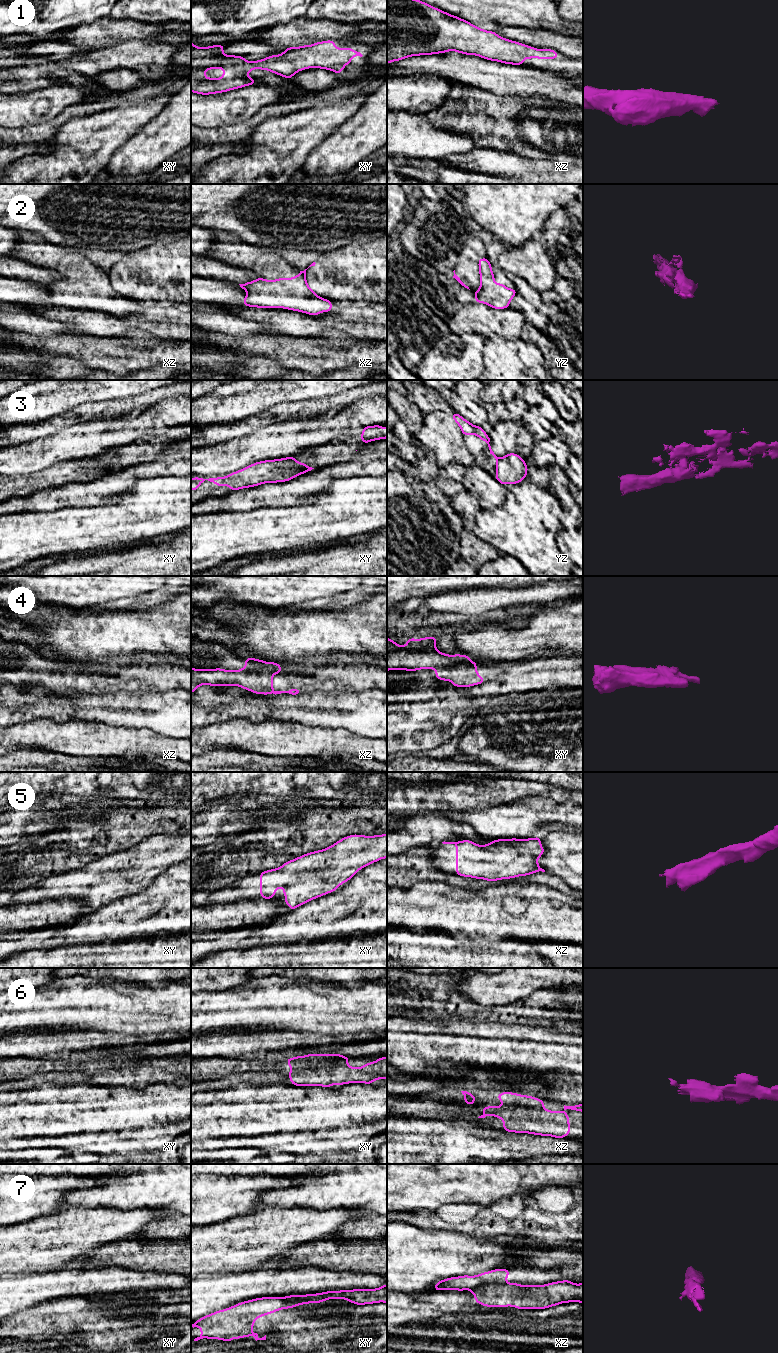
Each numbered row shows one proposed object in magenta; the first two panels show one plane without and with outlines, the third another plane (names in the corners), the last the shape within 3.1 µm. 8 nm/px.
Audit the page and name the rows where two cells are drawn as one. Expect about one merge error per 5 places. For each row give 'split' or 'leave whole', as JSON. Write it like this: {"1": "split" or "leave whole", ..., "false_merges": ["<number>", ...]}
{"1": "leave whole", "2": "split", "3": "split", "4": "leave whole", "5": "leave whole", "6": "leave whole", "7": "split", "false_merges": ["2", "3", "7"]}

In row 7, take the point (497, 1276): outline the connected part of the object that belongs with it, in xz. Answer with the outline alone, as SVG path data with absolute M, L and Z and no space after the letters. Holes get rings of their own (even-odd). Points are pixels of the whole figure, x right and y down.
M494 1269L478 1275L463 1275L458 1277L450 1277L438 1281L434 1285L435 1291L441 1290L472 1290L476 1287L488 1284L505 1284L508 1283L506 1278L509 1277L509 1269Z

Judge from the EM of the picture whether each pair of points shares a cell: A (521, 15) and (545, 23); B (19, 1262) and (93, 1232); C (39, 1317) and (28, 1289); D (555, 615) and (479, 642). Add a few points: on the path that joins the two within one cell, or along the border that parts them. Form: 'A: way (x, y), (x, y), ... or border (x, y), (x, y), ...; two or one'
A: way (527, 15), (537, 15), (539, 17); one
B: way (37, 1247), (57, 1241), (75, 1232); one
C: border (58, 1299), (44, 1301), (13, 1314); two
D: way (536, 634), (528, 642), (498, 642); one

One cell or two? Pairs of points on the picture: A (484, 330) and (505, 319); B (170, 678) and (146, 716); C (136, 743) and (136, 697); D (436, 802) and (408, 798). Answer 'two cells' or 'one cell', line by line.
A: one cell
B: two cells
C: two cells
D: one cell

